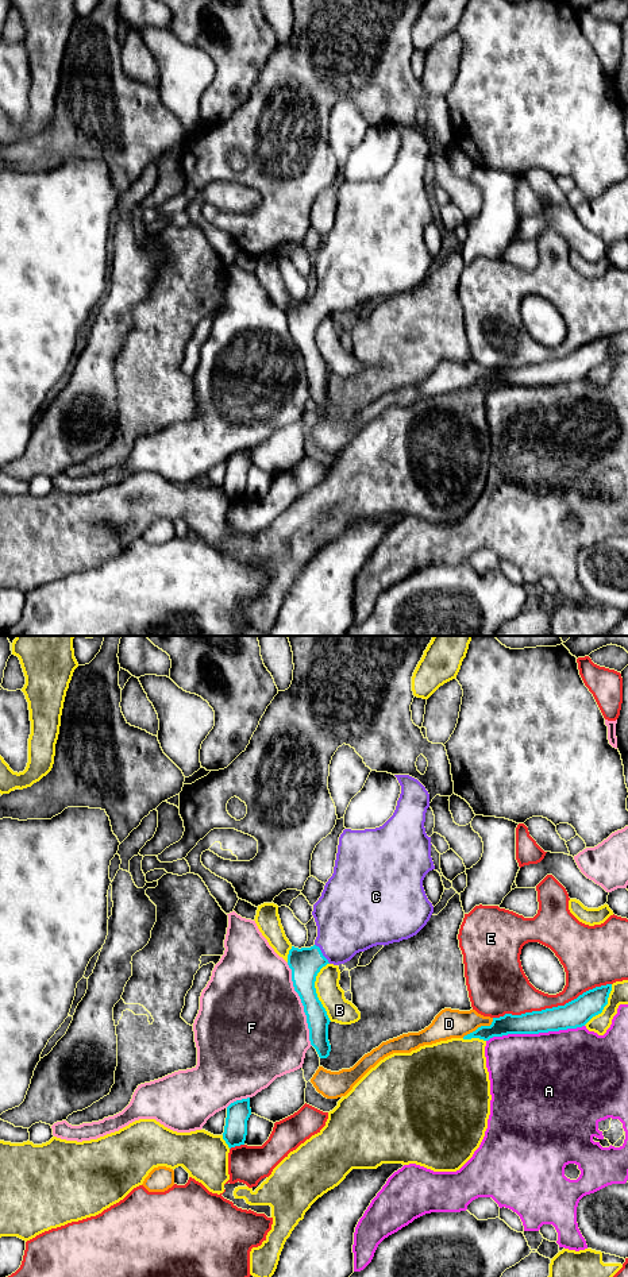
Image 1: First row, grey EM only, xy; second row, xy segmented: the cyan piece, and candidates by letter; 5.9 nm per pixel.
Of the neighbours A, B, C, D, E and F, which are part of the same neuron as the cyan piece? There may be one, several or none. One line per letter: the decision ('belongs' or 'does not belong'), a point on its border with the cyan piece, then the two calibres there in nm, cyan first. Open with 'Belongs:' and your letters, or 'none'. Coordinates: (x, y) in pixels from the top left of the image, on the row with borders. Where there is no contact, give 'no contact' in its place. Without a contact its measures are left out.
Belongs: C
A: does not belong; contact xy (535, 1033); calibres 160 and 500 nm
B: does not belong; contact xy (315, 992); calibres 190 and 150 nm
C: belongs; contact xy (322, 953); calibres 190 and 380 nm
D: does not belong; contact xy (478, 1027); calibres 120 and 180 nm
E: does not belong; contact xy (553, 1007); calibres 160 and 240 nm
F: does not belong; contact xy (303, 1004); calibres 190 and 480 nm

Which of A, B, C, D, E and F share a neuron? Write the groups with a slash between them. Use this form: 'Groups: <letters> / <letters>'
Groups: A / B / C / D / E / F

